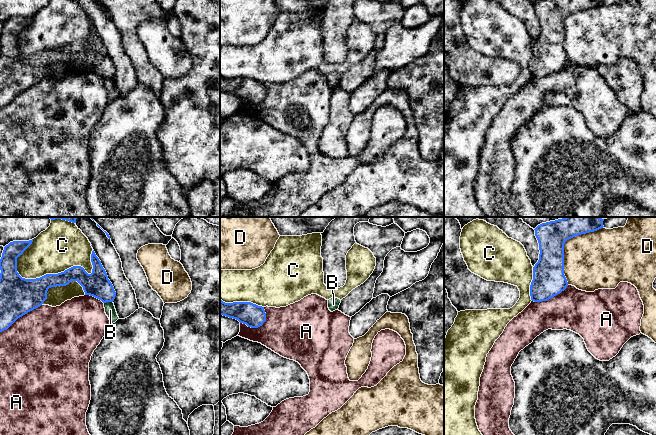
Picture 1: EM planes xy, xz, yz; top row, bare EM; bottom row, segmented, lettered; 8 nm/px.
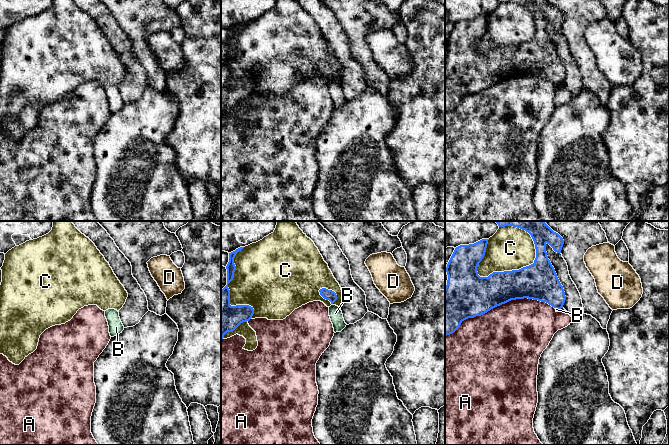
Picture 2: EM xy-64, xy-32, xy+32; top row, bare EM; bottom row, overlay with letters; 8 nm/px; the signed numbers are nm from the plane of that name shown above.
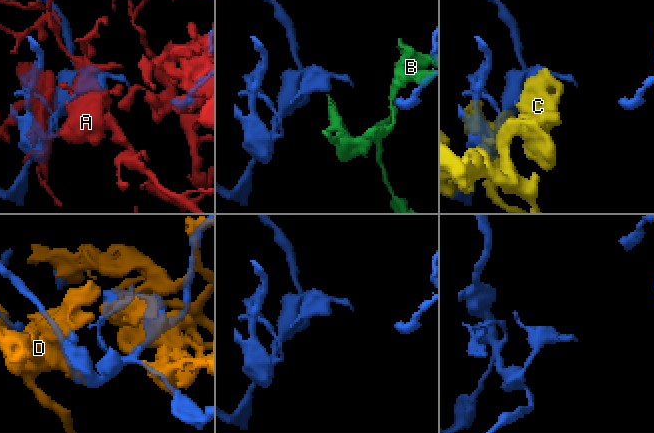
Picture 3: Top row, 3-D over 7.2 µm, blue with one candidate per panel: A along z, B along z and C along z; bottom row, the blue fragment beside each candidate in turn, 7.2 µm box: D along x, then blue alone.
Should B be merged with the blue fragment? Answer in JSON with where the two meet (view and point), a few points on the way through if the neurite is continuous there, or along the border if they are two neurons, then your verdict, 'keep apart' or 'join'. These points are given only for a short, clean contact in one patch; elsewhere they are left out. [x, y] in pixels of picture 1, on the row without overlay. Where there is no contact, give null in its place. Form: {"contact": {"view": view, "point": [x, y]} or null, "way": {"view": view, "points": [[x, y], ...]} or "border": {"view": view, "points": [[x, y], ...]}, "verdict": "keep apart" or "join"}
{"contact": {"view": "xy", "point": [108, 77]}, "verdict": "join"}

